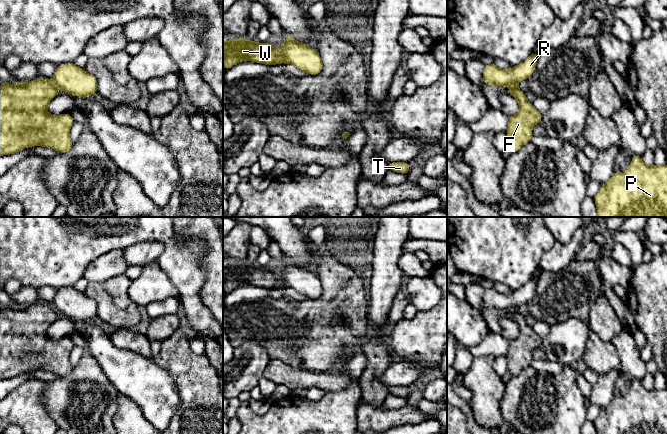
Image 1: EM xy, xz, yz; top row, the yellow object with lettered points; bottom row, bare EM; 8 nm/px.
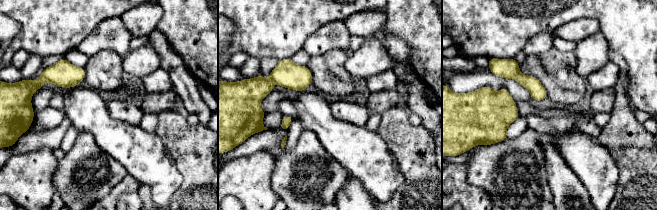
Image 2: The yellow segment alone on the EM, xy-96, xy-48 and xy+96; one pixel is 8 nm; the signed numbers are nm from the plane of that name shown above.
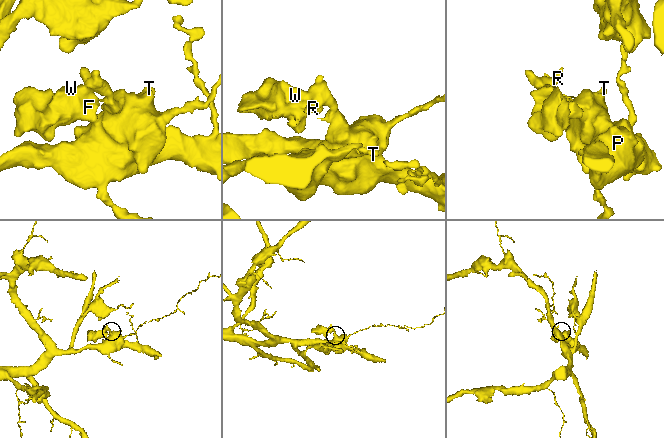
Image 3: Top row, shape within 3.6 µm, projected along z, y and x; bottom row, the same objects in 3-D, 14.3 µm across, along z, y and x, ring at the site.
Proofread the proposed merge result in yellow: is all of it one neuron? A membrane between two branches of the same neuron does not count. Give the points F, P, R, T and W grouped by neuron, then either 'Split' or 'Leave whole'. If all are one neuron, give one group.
Groups: F W / P R T. Split

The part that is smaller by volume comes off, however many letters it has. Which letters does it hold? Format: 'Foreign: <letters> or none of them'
Foreign: F, W

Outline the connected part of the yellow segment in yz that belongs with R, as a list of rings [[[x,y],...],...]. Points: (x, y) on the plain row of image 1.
[[[532,277],[523,287],[513,290],[511,293],[500,293],[494,287],[485,289],[483,306],[491,310],[517,310],[519,306],[526,304],[535,294],[538,279]]]

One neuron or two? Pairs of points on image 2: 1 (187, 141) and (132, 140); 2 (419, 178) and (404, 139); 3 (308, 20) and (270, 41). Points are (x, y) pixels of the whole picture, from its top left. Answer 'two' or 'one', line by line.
1: two
2: one
3: one

